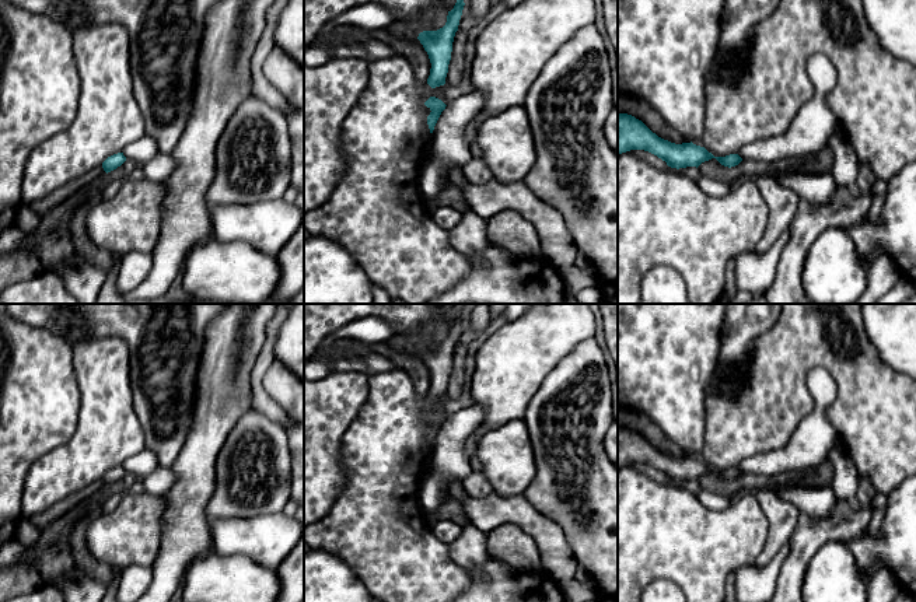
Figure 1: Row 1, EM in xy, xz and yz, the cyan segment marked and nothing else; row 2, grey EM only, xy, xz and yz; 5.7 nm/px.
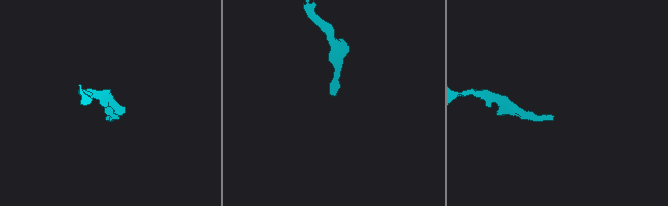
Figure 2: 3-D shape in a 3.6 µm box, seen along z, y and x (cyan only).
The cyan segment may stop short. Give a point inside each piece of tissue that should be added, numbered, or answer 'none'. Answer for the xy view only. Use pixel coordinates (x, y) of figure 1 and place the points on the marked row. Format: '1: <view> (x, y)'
none

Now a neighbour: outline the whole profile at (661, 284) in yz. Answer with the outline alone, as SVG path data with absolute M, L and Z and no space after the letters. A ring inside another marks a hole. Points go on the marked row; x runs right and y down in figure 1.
M669 266L651 267L640 286L640 304L691 304L682 276Z

